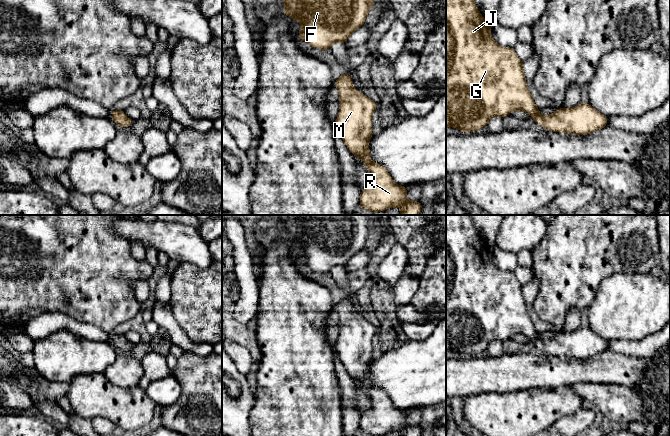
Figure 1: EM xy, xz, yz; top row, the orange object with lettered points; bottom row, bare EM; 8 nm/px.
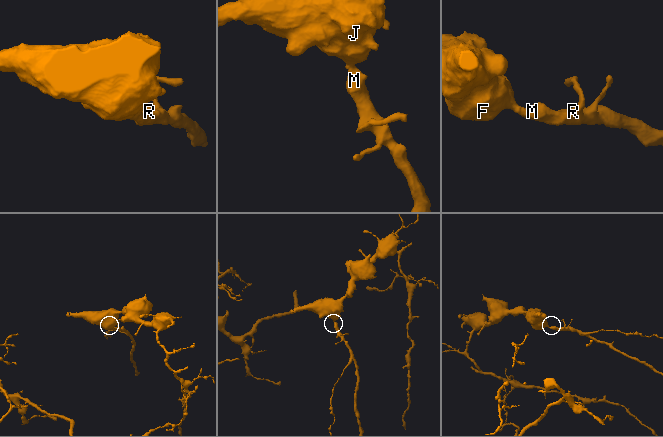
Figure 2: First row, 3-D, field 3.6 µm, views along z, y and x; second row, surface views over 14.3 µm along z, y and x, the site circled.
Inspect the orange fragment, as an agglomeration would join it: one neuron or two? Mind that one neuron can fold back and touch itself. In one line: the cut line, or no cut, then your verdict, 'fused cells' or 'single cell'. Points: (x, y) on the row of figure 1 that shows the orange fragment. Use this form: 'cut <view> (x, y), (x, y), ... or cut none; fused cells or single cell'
cut none; single cell

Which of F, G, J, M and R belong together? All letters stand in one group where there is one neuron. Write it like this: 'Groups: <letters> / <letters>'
Groups: F G J M R

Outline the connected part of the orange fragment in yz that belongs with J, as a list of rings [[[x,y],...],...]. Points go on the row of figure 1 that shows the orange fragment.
[[[446,0],[446,127],[453,127],[461,130],[463,133],[471,133],[472,131],[477,131],[482,128],[487,127],[488,121],[494,117],[505,117],[511,112],[520,110],[528,113],[531,118],[542,125],[545,130],[559,133],[569,133],[575,135],[588,135],[598,129],[603,129],[607,127],[607,117],[602,113],[594,109],[589,103],[580,103],[572,108],[558,108],[552,114],[547,114],[542,116],[539,112],[538,107],[535,105],[534,99],[530,94],[527,86],[527,81],[523,72],[523,61],[517,56],[513,48],[501,47],[498,45],[493,37],[491,36],[491,25],[479,12],[474,0]]]

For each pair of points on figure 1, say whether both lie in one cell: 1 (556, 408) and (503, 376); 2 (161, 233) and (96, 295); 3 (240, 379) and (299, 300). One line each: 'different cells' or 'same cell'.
1: different cells
2: different cells
3: different cells

